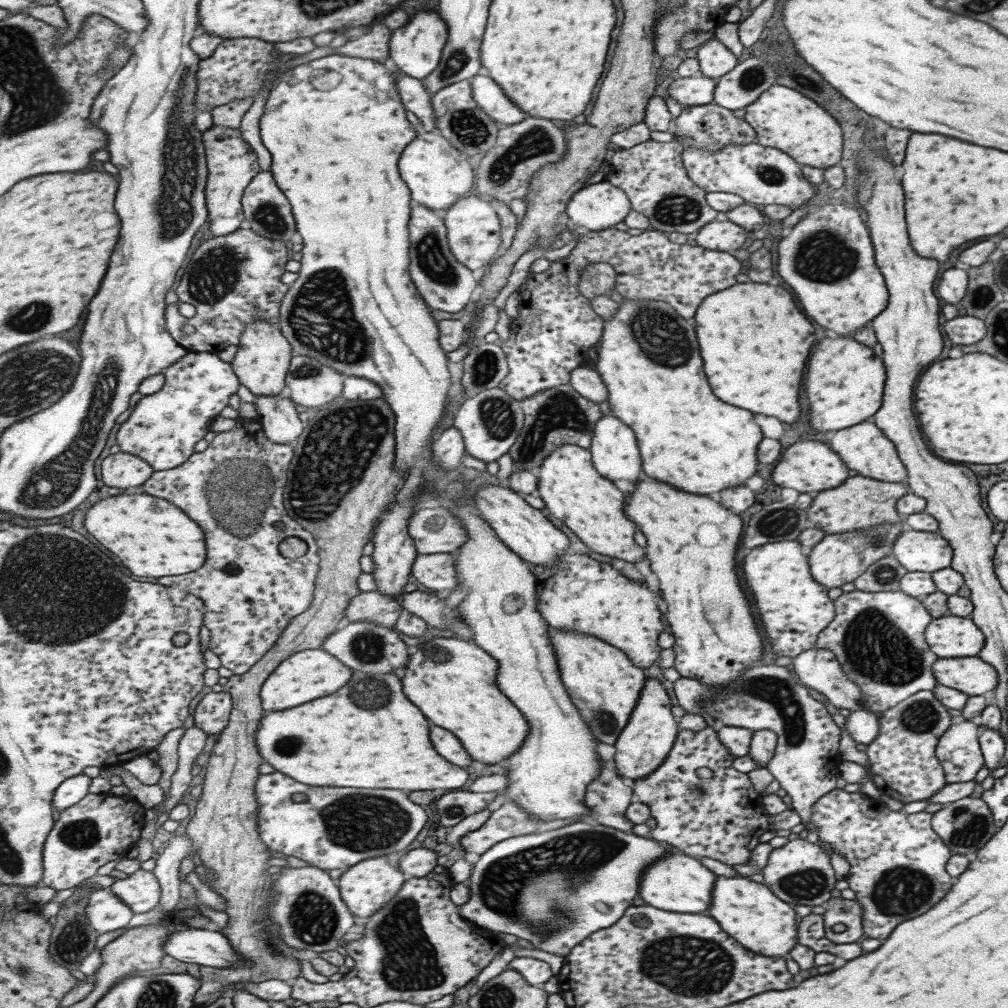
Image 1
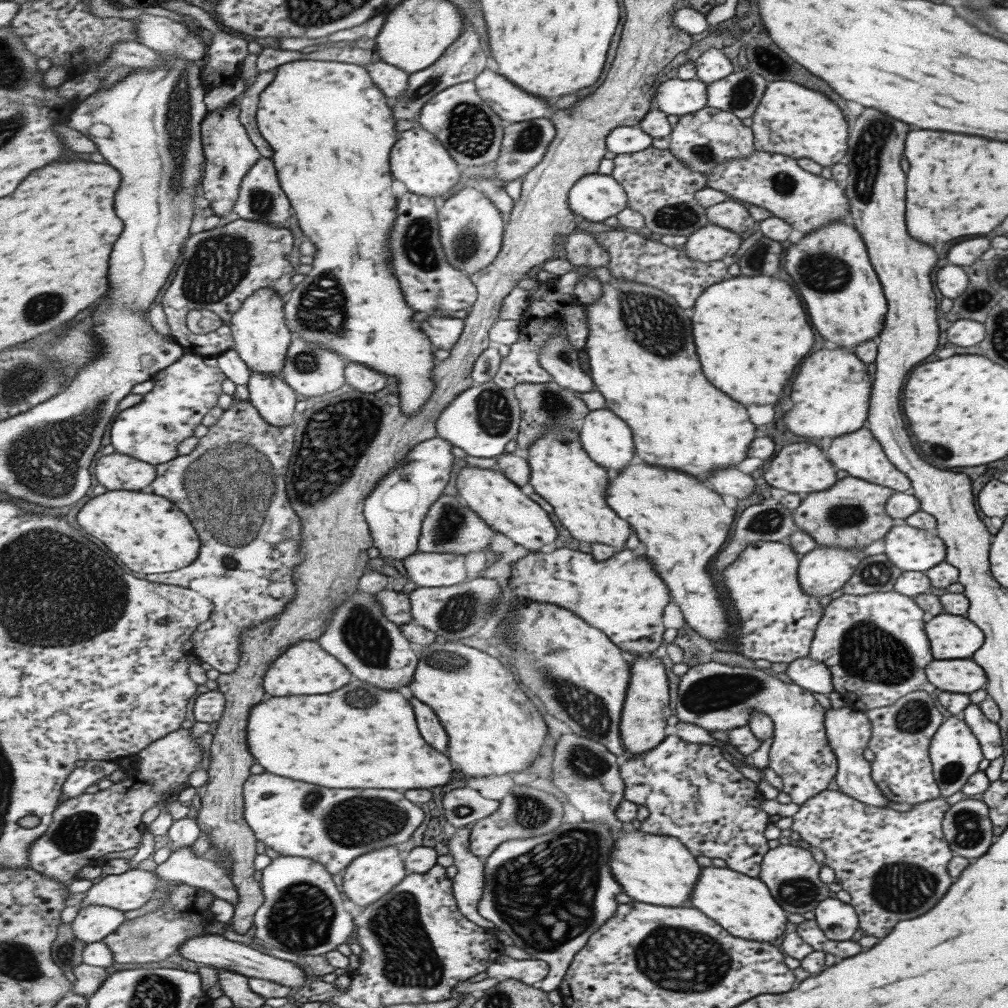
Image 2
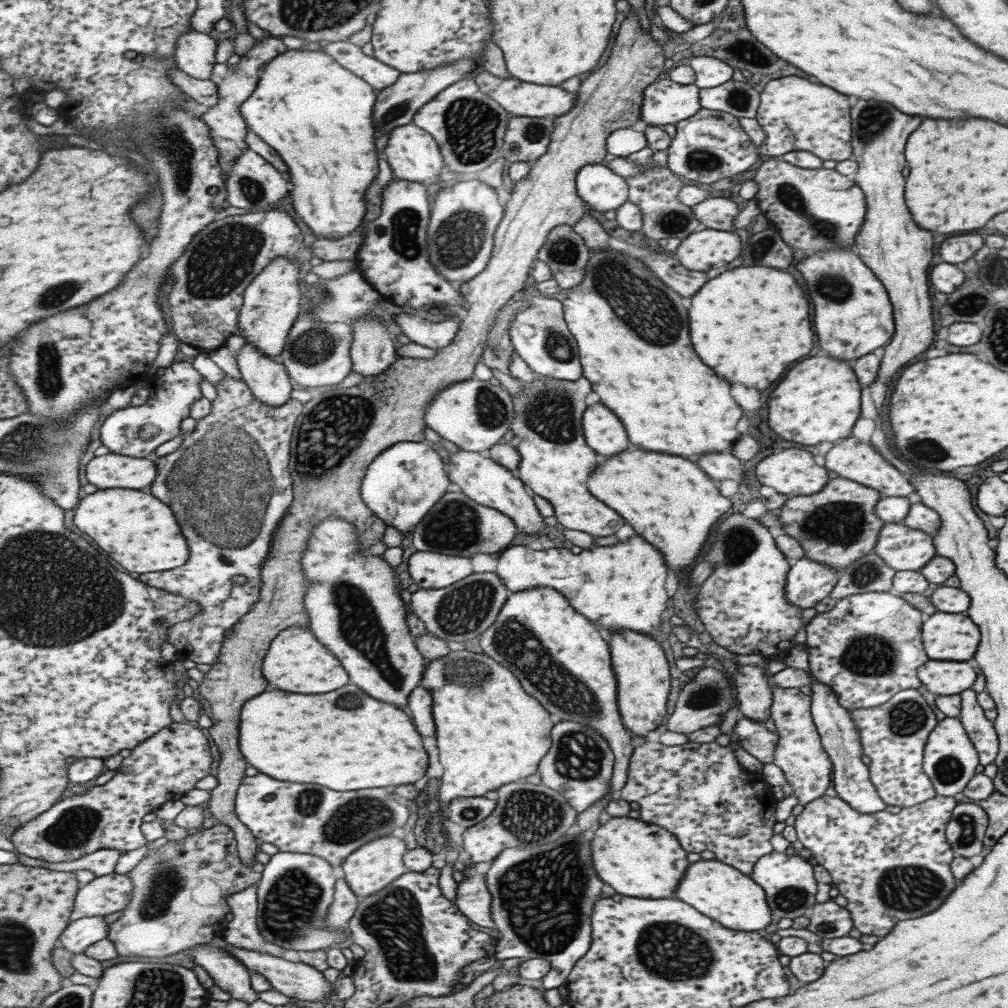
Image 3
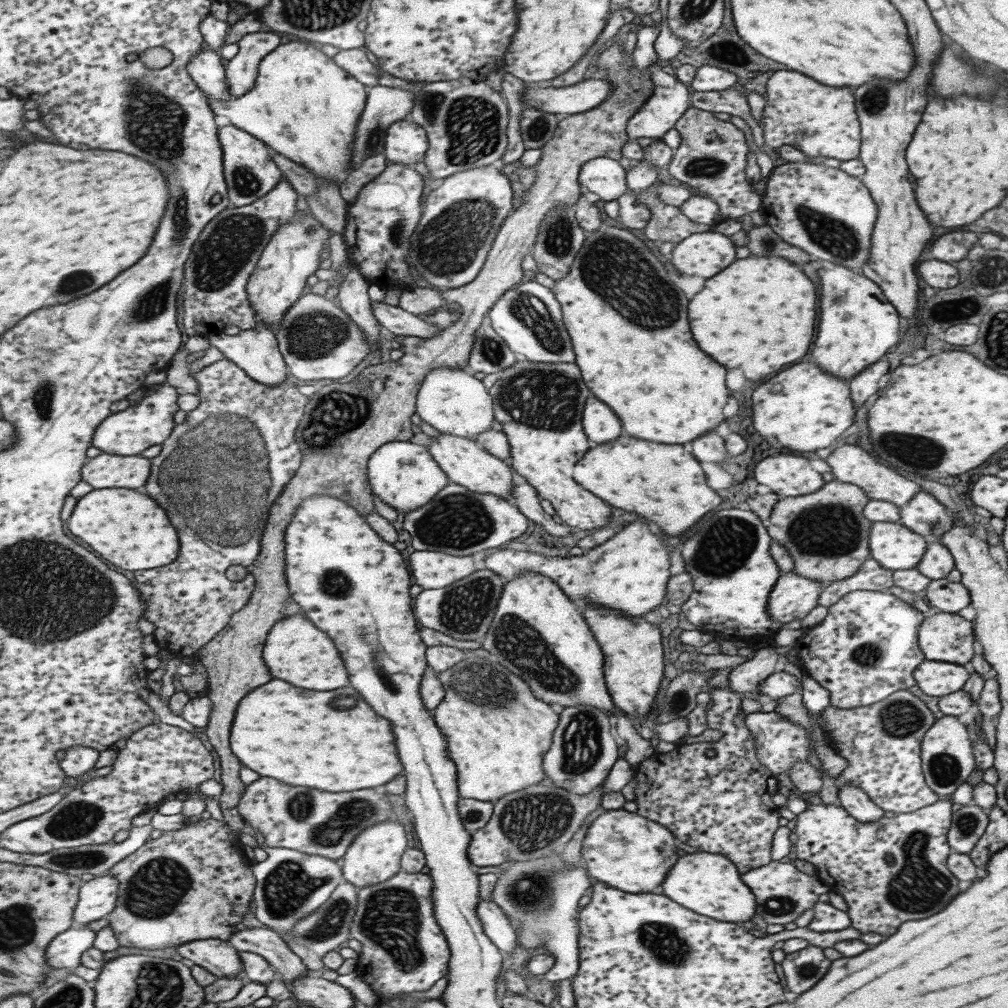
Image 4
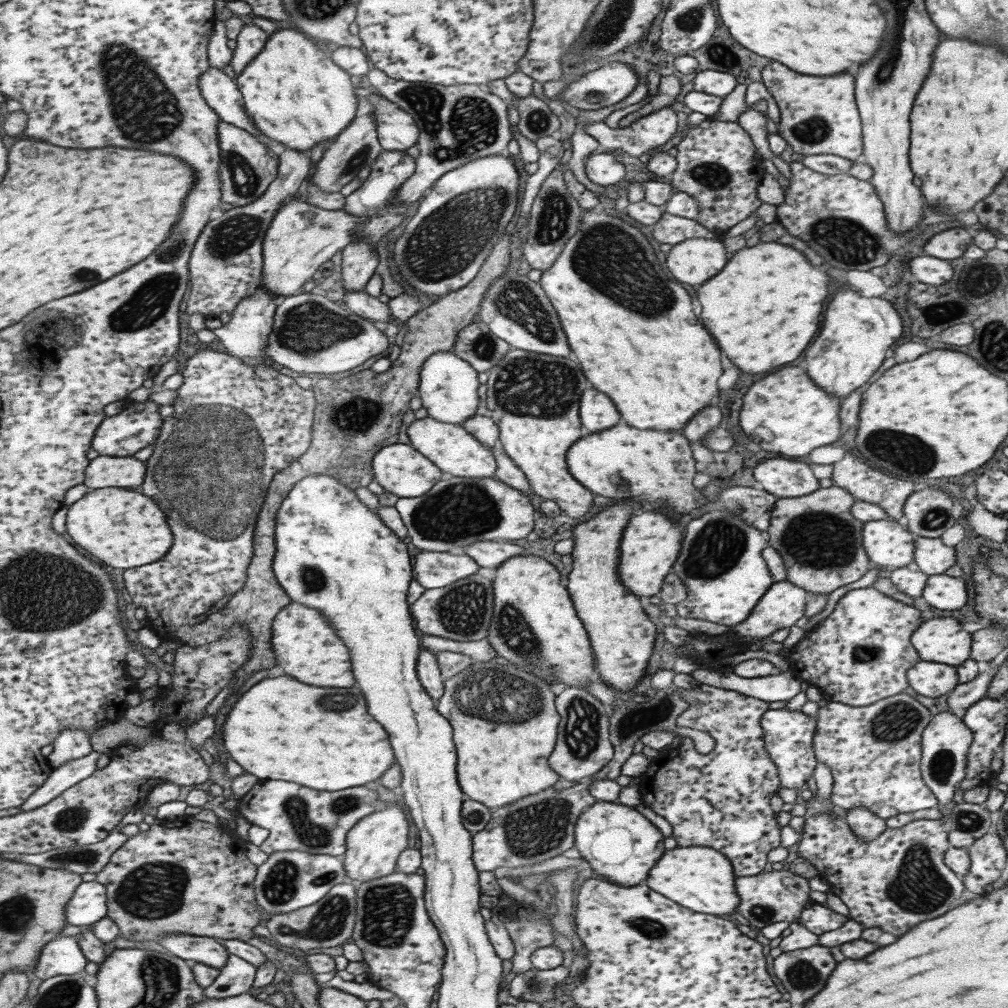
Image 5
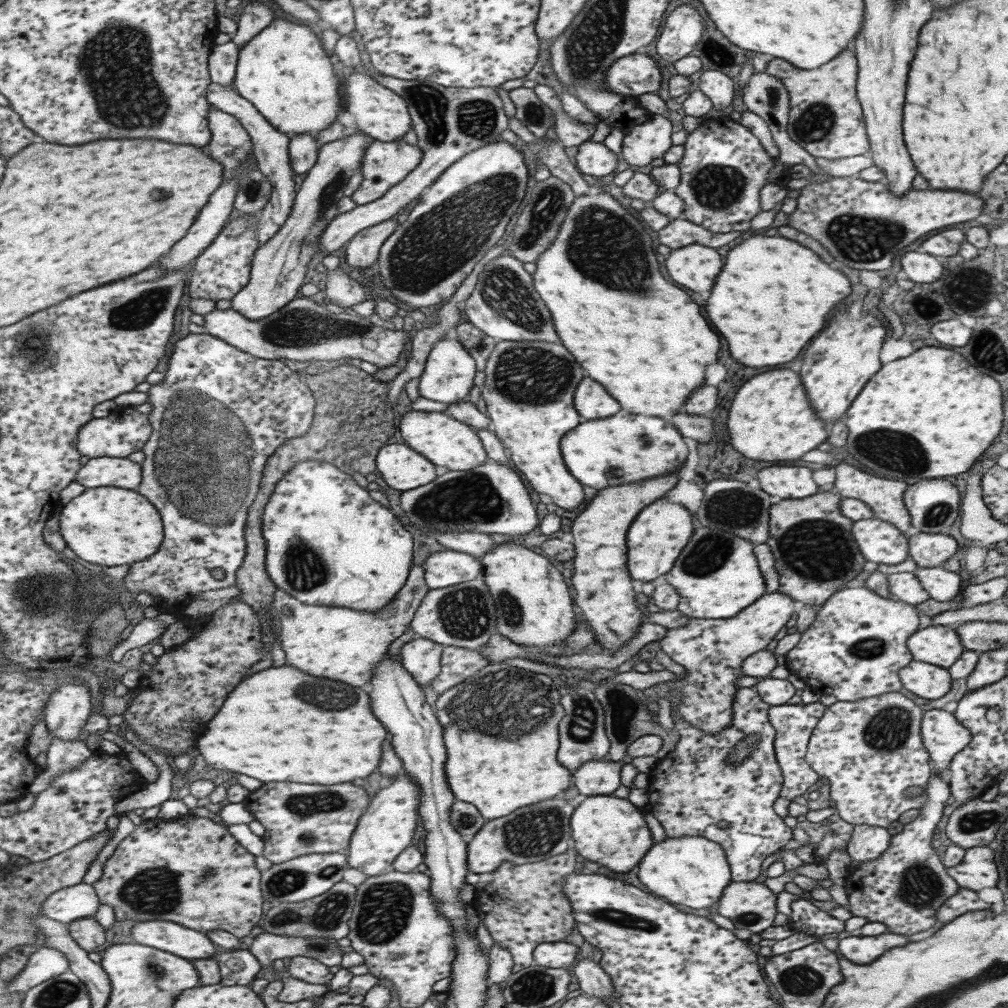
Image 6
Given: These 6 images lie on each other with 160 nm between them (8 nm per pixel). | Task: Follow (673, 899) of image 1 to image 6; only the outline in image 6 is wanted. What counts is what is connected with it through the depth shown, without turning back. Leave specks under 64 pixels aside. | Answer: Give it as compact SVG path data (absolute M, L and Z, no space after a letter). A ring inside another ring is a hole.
M612 794L581 798L572 816L573 845L579 857L599 862L613 872L629 872L651 846L651 834L637 809Z

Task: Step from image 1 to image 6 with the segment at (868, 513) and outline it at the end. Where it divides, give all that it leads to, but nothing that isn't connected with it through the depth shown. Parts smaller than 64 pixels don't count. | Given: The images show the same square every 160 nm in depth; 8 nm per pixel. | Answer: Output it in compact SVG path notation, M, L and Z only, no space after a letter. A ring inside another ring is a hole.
M817 492L801 500L775 499L768 510L768 537L766 545L774 558L775 570L778 574L778 590L791 600L806 603L822 604L835 591L838 591L852 578L855 578L866 561L853 540L850 528L852 520L843 516L838 509L841 496L836 492Z

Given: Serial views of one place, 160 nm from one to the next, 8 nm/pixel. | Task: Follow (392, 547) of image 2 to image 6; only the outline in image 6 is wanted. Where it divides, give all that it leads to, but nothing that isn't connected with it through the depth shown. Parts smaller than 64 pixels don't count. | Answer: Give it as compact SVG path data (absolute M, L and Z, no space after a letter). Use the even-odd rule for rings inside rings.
M405 442L384 446L376 461L386 484L402 493L427 486L437 478L436 463Z

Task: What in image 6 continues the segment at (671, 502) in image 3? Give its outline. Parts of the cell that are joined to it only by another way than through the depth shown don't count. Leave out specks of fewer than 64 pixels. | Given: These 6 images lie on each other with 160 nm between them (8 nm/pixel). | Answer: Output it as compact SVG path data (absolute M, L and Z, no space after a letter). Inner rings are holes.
M620 409L612 417L583 420L577 428L565 433L560 443L573 476L581 484L599 491L679 470L687 456L687 446L681 438L680 432L669 421L627 414Z

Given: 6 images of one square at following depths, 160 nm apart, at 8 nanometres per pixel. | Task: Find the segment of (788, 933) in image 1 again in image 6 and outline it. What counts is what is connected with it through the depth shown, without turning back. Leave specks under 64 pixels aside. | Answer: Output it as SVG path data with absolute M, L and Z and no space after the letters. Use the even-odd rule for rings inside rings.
M696 836L665 837L649 850L641 870L637 870L637 878L653 894L671 904L713 910L722 890L730 883L730 868L717 843Z

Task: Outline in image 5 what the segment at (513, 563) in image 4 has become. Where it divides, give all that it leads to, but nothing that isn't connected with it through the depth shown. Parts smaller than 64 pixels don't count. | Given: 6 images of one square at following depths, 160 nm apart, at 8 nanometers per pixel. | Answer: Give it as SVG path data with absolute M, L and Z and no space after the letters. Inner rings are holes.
M647 512L631 516L629 526L625 525L625 538L621 538L621 582L633 590L639 597L650 597L660 589L665 575L671 572L682 541L682 533L665 514L661 512ZM482 540L466 546L464 552L472 556L483 568L499 568L511 557L524 555L525 549L508 541Z

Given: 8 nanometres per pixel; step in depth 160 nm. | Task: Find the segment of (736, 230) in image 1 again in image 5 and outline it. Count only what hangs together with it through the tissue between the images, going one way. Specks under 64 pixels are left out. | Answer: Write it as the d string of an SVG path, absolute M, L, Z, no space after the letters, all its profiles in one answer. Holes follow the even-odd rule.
M721 237L718 239L691 238L671 247L665 266L681 284L703 284L715 276L727 262Z

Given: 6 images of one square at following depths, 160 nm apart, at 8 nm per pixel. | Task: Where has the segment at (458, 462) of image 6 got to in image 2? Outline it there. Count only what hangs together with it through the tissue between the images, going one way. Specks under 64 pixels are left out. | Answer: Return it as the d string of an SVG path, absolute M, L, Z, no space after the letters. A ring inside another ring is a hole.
M468 465L463 467L457 478L458 494L467 506L481 515L495 530L511 538L515 544L529 551L537 551L545 544L557 540L557 528L546 511L528 494L523 494L516 482L503 472Z

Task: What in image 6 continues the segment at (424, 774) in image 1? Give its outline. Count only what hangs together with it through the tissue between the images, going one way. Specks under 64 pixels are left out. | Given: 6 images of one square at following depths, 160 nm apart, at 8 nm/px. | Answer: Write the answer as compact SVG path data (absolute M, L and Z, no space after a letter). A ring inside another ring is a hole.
M281 666L281 668L268 667L249 675L245 682L240 682L237 690L233 690L233 694L229 696L229 702L225 702L225 706L221 708L221 714L217 714L217 718L213 718L213 722L204 727L201 735L198 737L196 744L207 765L217 770L231 770L237 774L247 774L253 778L259 778L263 782L313 782L313 784L341 784L341 782L353 782L355 778L367 778L371 776L379 764L381 764L381 742L389 734L388 728L377 720L377 716L371 710L370 694L367 694L363 688L355 688L349 686L345 682L337 682L337 680L329 680L329 678L315 678L309 676L303 670L297 670L293 666ZM351 698L357 698L355 704L351 704ZM347 718L355 718L355 720L347 720Z

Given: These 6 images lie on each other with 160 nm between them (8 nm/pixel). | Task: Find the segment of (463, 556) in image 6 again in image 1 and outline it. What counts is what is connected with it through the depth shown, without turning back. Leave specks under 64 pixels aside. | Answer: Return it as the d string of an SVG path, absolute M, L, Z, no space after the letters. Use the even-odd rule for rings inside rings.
M454 553L420 554L413 565L412 574L431 590L457 588L460 576L455 558Z

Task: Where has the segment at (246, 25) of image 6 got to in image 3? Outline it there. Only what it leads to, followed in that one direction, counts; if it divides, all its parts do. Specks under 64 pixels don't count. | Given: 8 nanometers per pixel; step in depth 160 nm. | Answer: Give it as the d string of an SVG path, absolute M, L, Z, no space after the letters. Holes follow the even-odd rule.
M273 36L263 38L262 41L255 43L249 52L240 59L236 69L233 70L226 63L218 63L214 68L211 79L218 84L220 99L213 108L209 108L206 113L203 113L201 118L209 125L213 142L217 145L225 180L228 179L228 174L232 172L233 165L236 165L236 160L244 153L245 149L248 149L247 142L245 142L245 136L247 136L249 129L248 122L245 122L244 115L241 114L240 110L243 108L244 102L256 92L257 85L260 84L259 70L265 67L270 60L288 50L281 38Z

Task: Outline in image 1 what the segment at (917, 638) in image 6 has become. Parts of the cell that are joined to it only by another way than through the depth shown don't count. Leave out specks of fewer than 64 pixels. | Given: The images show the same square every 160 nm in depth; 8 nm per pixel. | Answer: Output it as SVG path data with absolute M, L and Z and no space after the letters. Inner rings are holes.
M949 614L932 618L925 627L924 639L937 659L976 656L984 645L983 633L970 617Z

